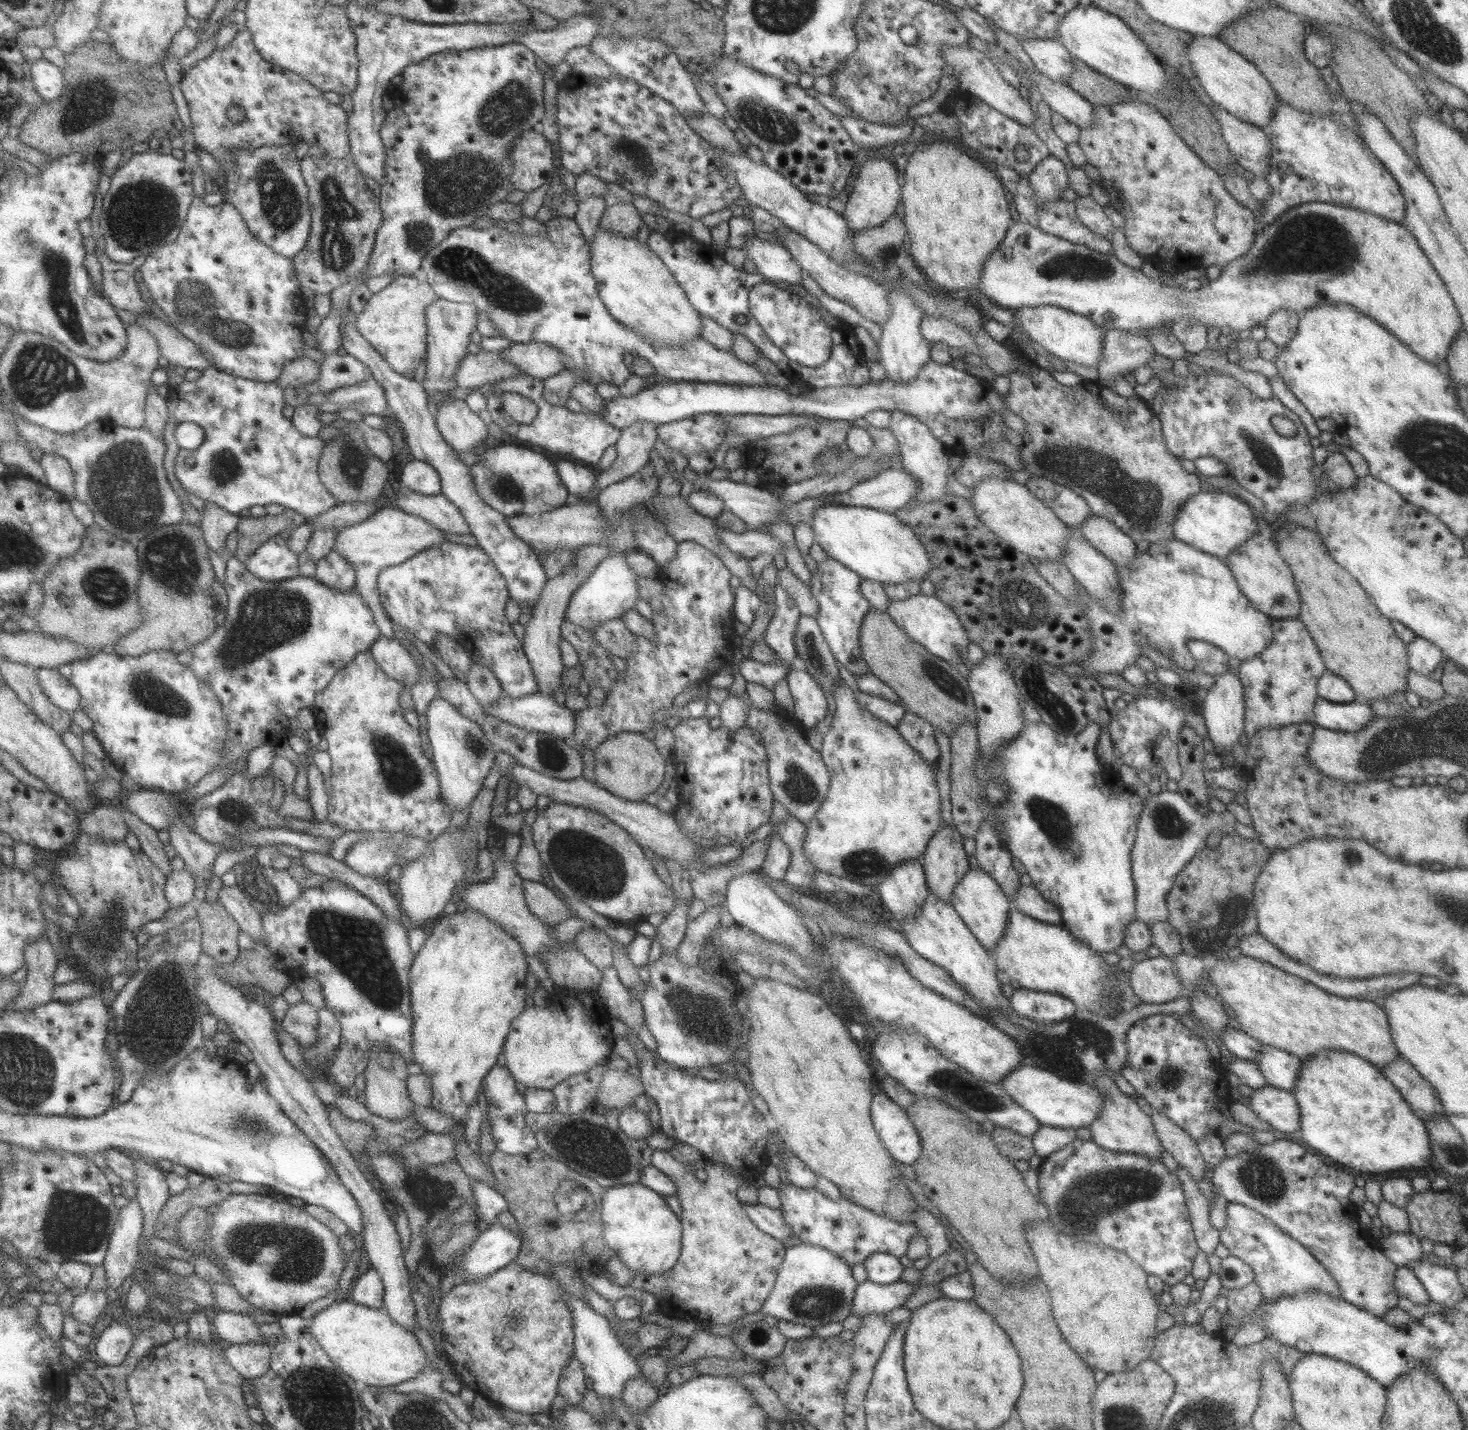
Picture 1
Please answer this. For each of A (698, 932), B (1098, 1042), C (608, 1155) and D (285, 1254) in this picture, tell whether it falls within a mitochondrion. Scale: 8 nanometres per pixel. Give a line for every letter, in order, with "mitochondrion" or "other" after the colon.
A: other
B: mitochondrion
C: mitochondrion
D: mitochondrion

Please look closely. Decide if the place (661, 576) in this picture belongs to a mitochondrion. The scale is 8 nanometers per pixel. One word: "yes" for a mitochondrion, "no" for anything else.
no

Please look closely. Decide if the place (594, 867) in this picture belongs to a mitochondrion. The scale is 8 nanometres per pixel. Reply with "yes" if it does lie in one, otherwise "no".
yes

